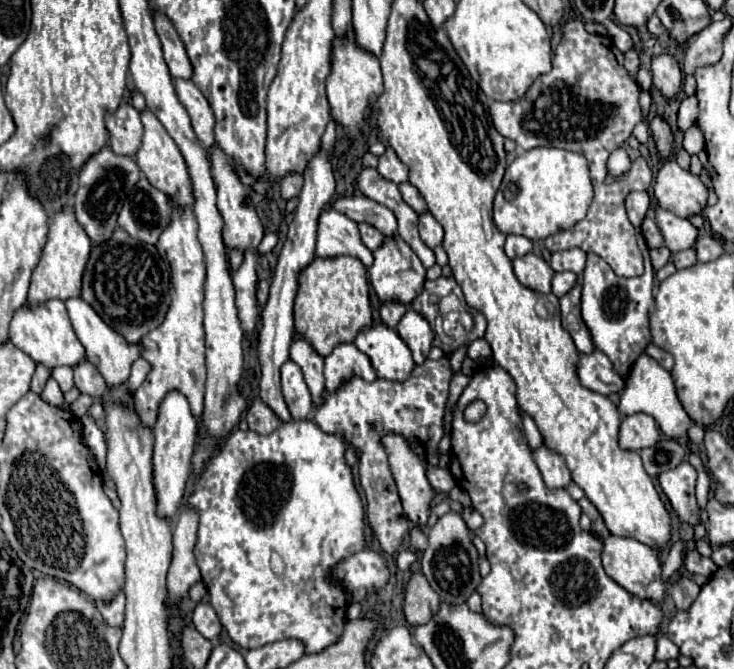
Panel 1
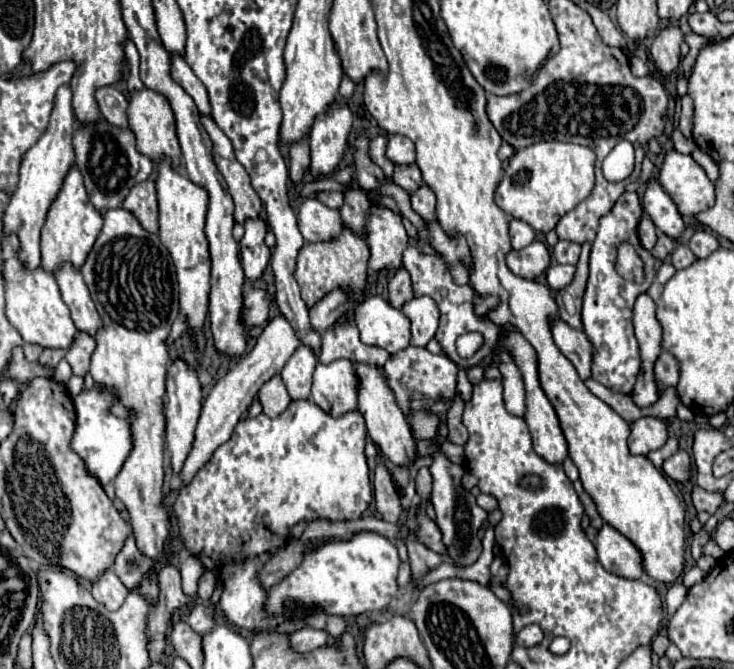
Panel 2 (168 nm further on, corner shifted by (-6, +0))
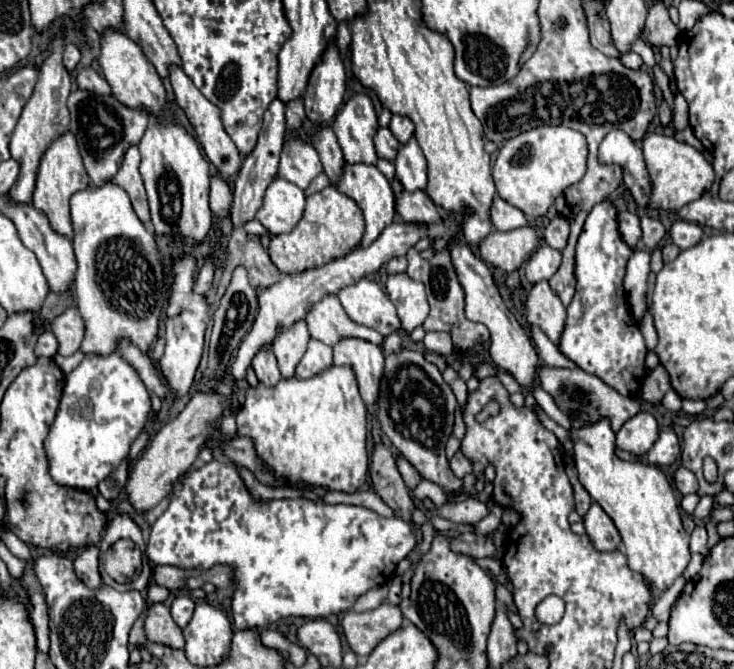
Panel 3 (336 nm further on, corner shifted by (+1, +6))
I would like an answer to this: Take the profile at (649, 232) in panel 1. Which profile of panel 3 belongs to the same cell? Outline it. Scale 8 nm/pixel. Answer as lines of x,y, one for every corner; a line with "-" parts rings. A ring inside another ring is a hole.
620,212
618,214
618,224
620,224
620,236
622,240
630,246
636,248
636,244
642,238
642,228
640,228
640,218
632,212

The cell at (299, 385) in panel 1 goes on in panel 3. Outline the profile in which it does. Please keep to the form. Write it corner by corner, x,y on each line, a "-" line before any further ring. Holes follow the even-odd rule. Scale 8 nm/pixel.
296,322
294,328
290,330
280,330
272,348
282,378
290,380
290,376
296,376
298,360
302,360
302,352
306,352
308,342
310,342
310,334
306,322

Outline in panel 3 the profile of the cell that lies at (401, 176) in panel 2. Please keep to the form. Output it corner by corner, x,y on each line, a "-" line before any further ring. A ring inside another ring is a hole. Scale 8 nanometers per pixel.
380,128
376,138
374,138
374,144
376,144
376,152
378,152
378,158
384,158
384,160
390,160
394,162
394,156
400,148
398,140
392,136
390,128

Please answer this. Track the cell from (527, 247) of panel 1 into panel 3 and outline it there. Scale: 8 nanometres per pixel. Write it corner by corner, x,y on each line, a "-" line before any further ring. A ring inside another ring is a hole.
494,196
494,206
490,210
490,218
492,218
494,228
500,232
510,232
514,228
524,228
528,224
526,216
518,208
504,202
500,196

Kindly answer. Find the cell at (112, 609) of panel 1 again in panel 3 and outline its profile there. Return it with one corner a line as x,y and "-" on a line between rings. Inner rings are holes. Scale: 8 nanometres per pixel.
98,546
84,548
74,560
76,574
88,588
100,588
102,586
102,576
100,576
98,566
100,566
98,564

